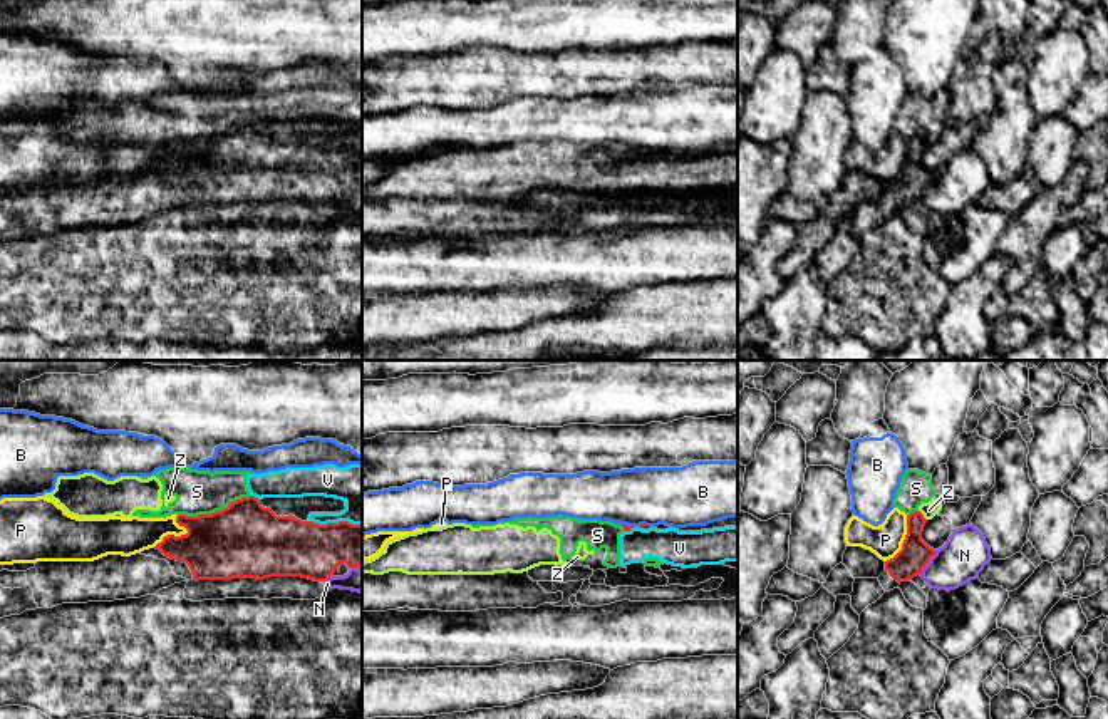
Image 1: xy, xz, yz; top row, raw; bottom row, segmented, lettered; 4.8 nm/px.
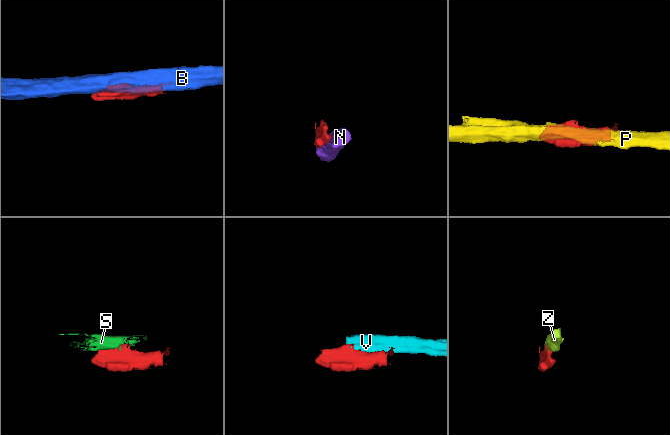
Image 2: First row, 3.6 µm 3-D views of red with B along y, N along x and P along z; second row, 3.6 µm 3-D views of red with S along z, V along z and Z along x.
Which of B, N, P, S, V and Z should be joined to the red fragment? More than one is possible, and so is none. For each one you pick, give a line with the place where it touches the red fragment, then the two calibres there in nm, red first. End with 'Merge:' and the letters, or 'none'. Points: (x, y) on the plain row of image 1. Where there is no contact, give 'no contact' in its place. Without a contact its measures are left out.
Merge: none

